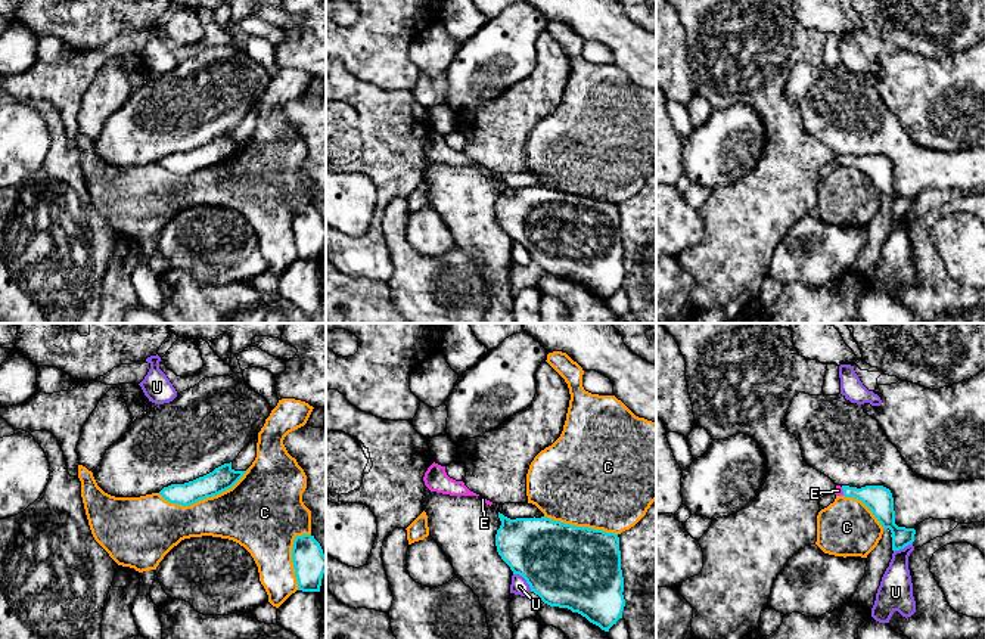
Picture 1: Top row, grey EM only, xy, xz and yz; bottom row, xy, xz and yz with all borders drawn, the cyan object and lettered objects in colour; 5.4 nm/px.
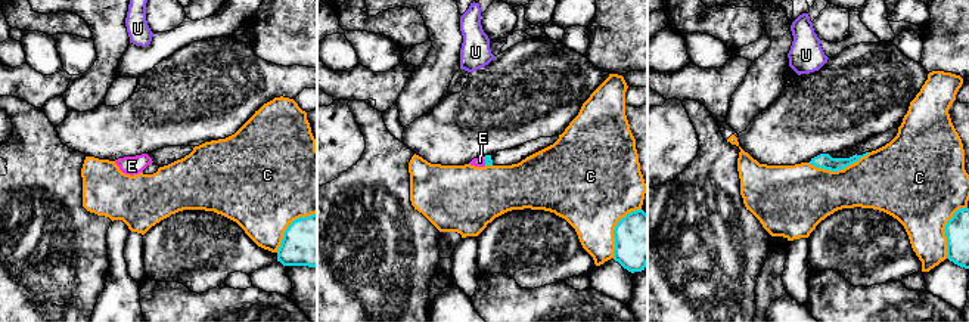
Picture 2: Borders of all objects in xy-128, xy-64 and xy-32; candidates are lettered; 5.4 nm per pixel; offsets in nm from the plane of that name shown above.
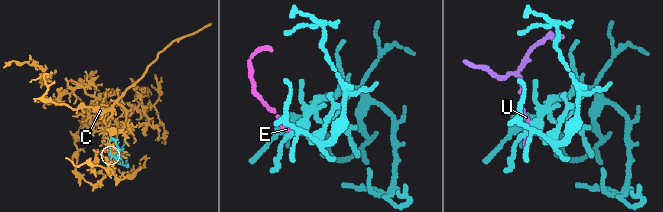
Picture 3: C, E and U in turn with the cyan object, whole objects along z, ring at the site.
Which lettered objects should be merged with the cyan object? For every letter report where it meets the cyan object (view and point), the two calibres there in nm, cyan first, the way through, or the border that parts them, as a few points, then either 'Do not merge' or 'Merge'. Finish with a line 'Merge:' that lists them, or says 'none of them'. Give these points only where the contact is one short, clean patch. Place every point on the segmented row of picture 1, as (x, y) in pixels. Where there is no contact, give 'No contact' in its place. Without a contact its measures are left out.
C: Touches cyan at xy (202, 499). Thickness 140 nm (cyan) against 320 nm. Do not merge
E: Touches cyan at yz (844, 492). Thickness 150 nm (cyan) against 50 nm. Path across: yz (878, 499), (864, 493), (844, 492), (838, 490). Merge
U: Touches cyan at xz (525, 579). Thickness 440 nm (cyan) against 90 nm. Do not merge
Merge: E

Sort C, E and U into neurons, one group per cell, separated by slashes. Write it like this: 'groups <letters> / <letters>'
groups C / E / U

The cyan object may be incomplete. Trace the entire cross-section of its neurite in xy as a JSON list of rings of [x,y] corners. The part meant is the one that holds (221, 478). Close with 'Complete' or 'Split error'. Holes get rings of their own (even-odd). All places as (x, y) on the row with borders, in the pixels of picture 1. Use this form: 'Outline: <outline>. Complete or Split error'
Outline: [[[232,462],[224,463],[193,481],[164,487],[159,494],[170,503],[190,506],[199,500],[217,496],[232,488],[245,472],[246,471],[234,471]]]. Complete

